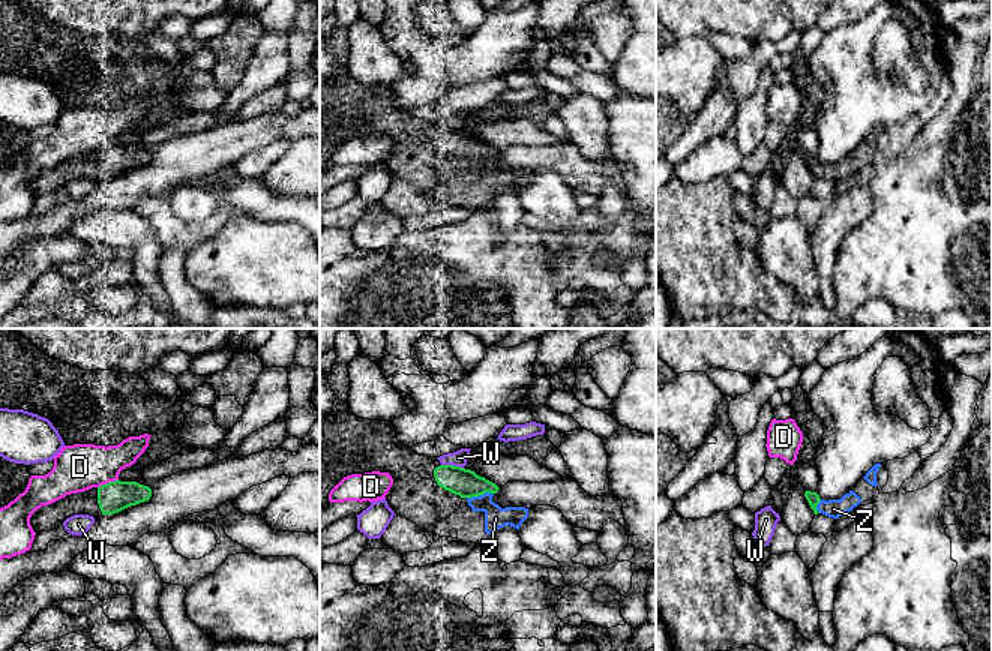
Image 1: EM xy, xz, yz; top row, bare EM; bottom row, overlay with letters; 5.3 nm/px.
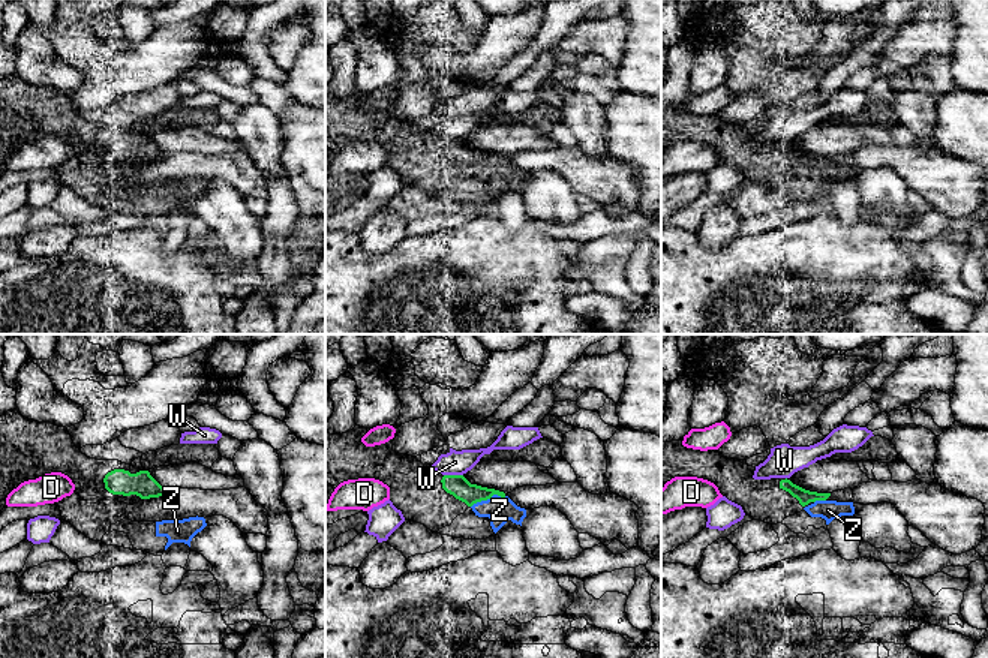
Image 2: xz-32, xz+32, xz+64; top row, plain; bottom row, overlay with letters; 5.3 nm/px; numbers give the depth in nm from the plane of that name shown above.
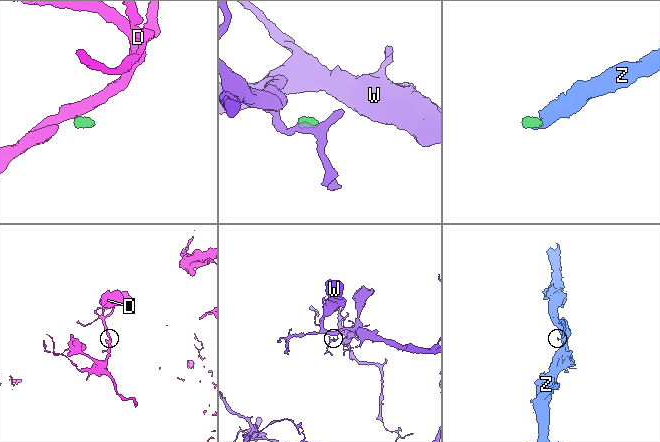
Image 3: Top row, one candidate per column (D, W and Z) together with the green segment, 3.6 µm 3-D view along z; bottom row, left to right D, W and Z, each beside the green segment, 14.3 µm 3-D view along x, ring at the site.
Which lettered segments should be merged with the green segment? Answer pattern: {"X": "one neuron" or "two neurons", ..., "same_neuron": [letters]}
{"D": "two neurons", "W": "two neurons", "Z": "one neuron", "same_neuron": ["Z"]}

